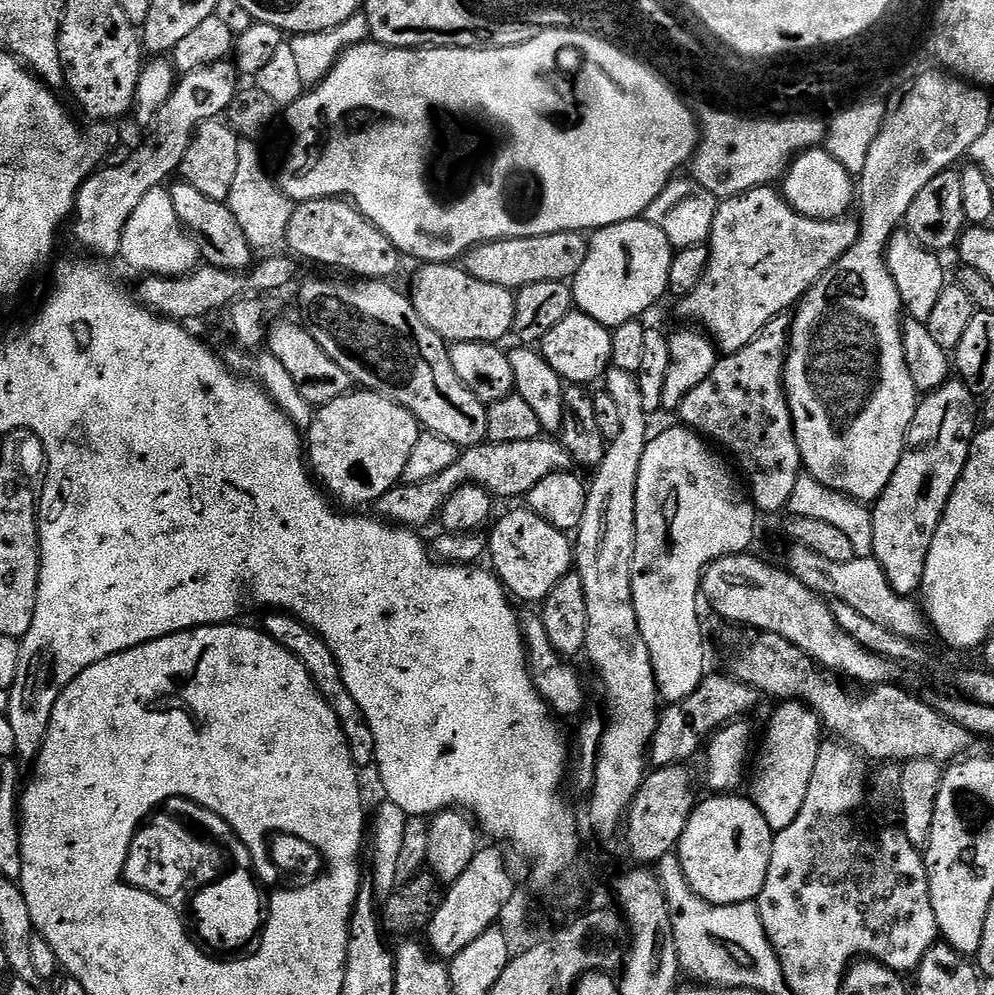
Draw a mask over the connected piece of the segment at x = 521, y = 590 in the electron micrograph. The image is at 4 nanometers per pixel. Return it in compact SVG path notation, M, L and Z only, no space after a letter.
M524 506L517 512L506 513L498 520L491 525L493 528L488 541L488 552L490 560L492 556L493 564L491 567L495 575L499 576L501 585L517 601L520 599L542 602L548 597L550 590L558 586L560 579L573 571L573 541L559 528L550 526L550 522L546 522Z

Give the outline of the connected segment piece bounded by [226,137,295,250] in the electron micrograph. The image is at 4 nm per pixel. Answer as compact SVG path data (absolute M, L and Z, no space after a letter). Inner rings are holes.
M240 137L237 176L234 177L226 203L253 249L260 250L279 245L283 241L295 205L280 191L273 175L271 178L257 144L259 143L253 137Z

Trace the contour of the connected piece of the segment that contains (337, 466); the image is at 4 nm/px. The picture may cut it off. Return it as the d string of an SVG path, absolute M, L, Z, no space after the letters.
M353 390L315 409L313 422L306 430L306 460L313 477L327 489L333 501L341 505L372 506L378 498L382 498L382 494L401 483L406 462L414 451L414 442L418 442L421 431L414 414L389 396L371 390Z

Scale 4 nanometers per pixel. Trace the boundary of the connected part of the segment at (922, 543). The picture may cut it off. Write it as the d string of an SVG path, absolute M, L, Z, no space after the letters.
M949 378L944 381L942 387L931 389L916 405L914 422L904 443L904 453L898 462L898 470L894 470L886 490L882 490L882 494L871 505L874 526L872 556L880 563L890 586L899 596L911 597L920 592L920 583L926 570L926 558L930 554L930 542L934 542L938 522L950 502L954 486L960 480L962 470L968 461L972 437L978 431L978 400L977 404L976 400L977 397L959 378Z

